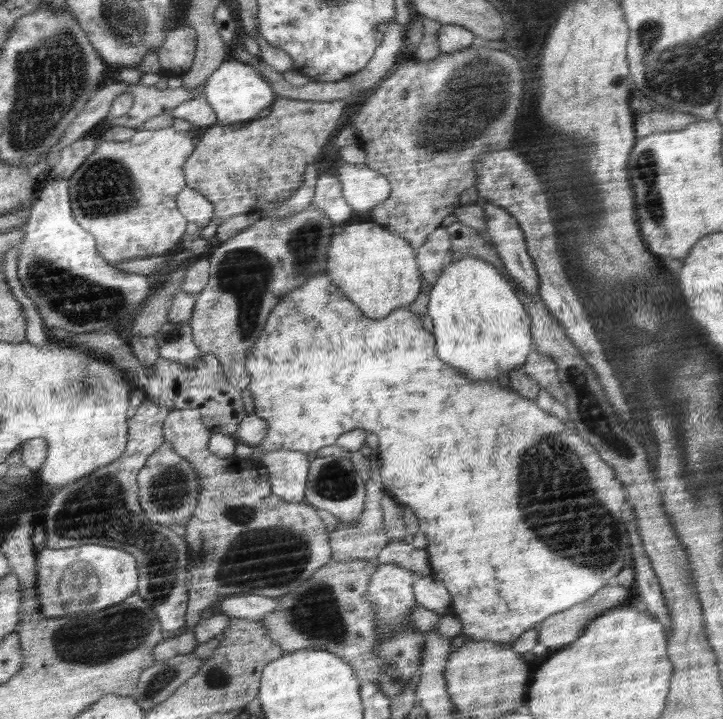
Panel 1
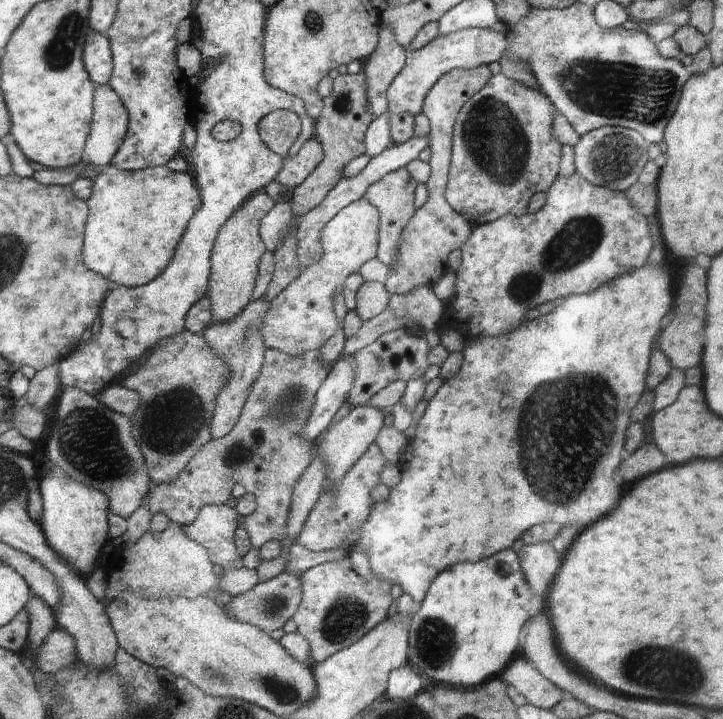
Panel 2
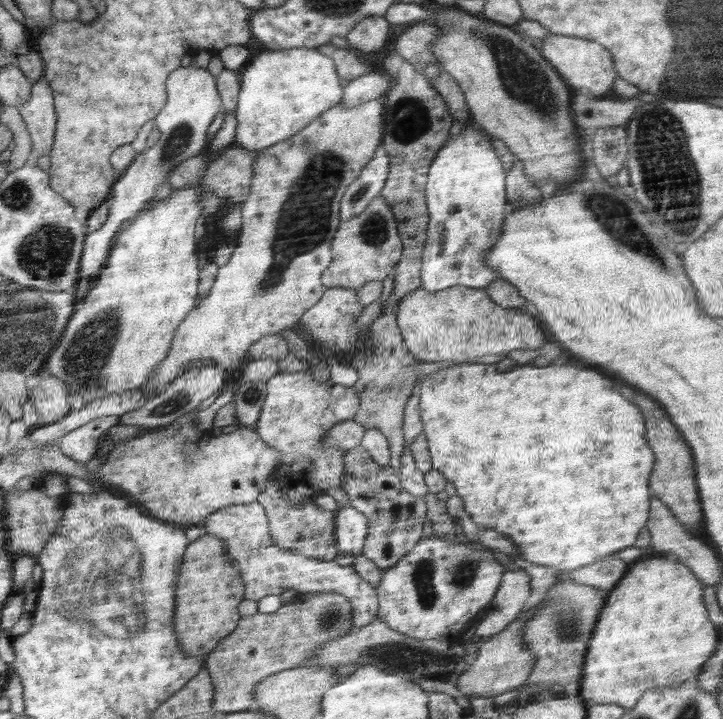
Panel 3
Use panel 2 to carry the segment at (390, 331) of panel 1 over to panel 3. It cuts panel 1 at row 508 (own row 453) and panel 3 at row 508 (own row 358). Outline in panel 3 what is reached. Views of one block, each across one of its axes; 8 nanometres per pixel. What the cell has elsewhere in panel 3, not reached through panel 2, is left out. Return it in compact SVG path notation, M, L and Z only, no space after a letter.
M462 362L428 374L420 382L417 391L424 424L423 434L428 440L428 451L431 452L431 469L441 472L444 480L456 487L456 496L463 499L463 509L478 525L507 535L520 551L520 559L561 571L571 571L592 565L605 557L615 556L638 540L639 532L647 525L646 518L651 514L648 512L648 508L651 508L650 494L646 488L648 476L654 472L656 456L647 440L647 420L634 404L630 404L612 388L612 382L602 374L594 370L578 370L570 362L544 367L519 364L509 370L499 370L494 363Z

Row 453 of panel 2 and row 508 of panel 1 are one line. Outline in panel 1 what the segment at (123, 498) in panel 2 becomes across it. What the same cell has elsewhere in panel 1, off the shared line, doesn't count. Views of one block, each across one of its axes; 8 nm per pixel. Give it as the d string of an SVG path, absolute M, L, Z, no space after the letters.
M149 400L136 408L134 416L129 423L128 449L123 453L122 457L115 462L102 466L99 469L84 475L66 486L52 499L52 506L48 512L48 546L50 548L66 549L72 546L82 546L98 542L107 547L118 547L120 550L132 550L132 555L138 563L139 568L139 584L140 596L148 604L152 605L152 609L156 610L156 616L160 620L160 626L164 632L178 632L184 626L184 616L186 616L186 602L188 602L188 590L186 590L186 562L188 562L189 554L186 554L186 544L182 542L182 537L174 533L166 525L154 522L154 526L140 526L142 520L146 520L142 516L142 507L139 502L139 486L138 474L139 470L147 463L147 459L151 457L156 450L163 445L164 424L167 421L168 414L171 414L172 408L161 406Z

